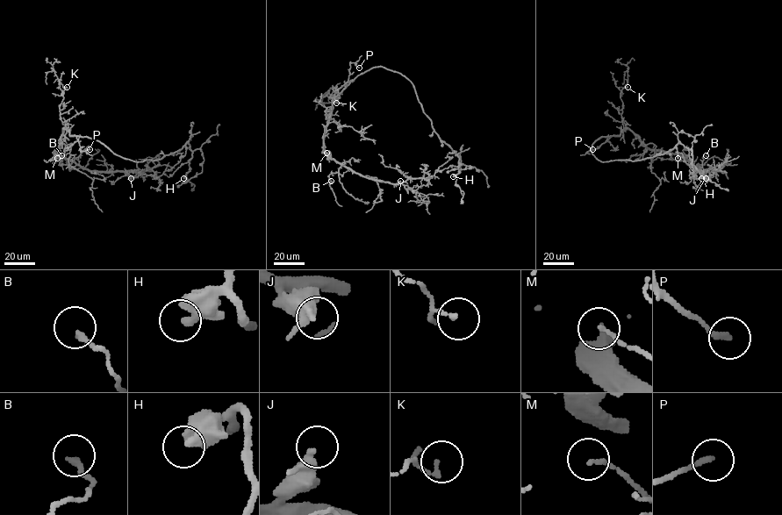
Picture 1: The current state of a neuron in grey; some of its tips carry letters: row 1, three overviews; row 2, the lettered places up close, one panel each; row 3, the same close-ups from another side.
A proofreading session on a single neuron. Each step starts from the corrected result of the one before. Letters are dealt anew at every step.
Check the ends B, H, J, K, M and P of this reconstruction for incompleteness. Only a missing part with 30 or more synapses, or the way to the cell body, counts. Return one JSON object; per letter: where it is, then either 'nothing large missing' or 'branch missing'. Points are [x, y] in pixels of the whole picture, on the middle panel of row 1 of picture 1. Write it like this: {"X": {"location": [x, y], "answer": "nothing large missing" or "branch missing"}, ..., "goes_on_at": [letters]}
{"B": {"location": [331, 181], "answer": "nothing large missing"}, "H": {"location": [453, 176], "answer": "nothing large missing"}, "J": {"location": [400, 181], "answer": "nothing large missing"}, "K": {"location": [336, 103], "answer": "nothing large missing"}, "M": {"location": [326, 153], "answer": "nothing large missing"}, "P": {"location": [359, 67], "answer": "nothing large missing"}, "goes_on_at": []}

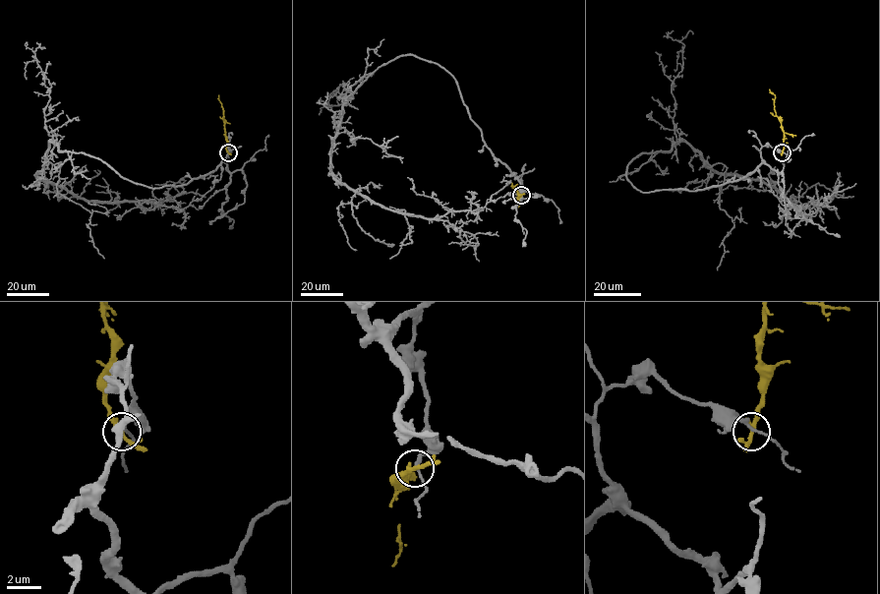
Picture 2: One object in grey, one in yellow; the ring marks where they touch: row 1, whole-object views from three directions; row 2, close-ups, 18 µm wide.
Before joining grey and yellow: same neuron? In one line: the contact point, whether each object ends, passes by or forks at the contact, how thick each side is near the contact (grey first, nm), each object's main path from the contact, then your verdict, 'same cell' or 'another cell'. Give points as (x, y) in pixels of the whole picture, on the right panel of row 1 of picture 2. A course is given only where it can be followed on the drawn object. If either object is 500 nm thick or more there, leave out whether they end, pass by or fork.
(782, 152) | grey passes by | yellow passes by | 180/240 nm | grey via (782, 152), (697, 191), (626, 175), (686, 142), (808, 207), (762, 179) | yellow via (782, 152), (784, 132), (774, 109), (775, 95), (769, 89) | another cell

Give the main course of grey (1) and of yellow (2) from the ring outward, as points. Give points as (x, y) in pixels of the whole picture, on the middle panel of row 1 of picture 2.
1: (521, 195), (437, 64), (396, 57), (343, 105), (332, 175), (385, 207), (481, 210), (503, 176)
2: (521, 195), (518, 196), (512, 183)

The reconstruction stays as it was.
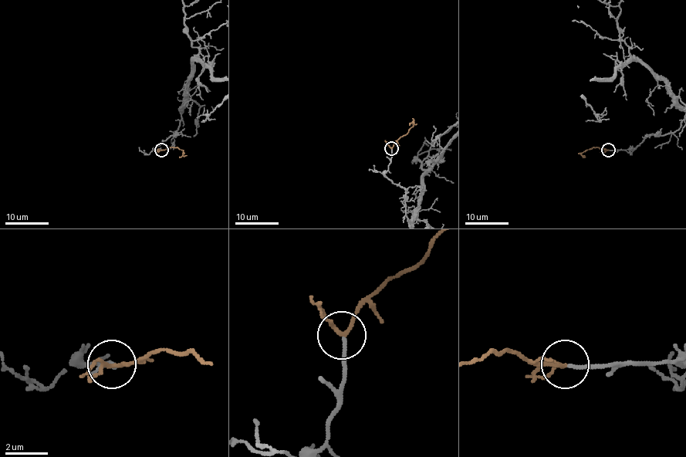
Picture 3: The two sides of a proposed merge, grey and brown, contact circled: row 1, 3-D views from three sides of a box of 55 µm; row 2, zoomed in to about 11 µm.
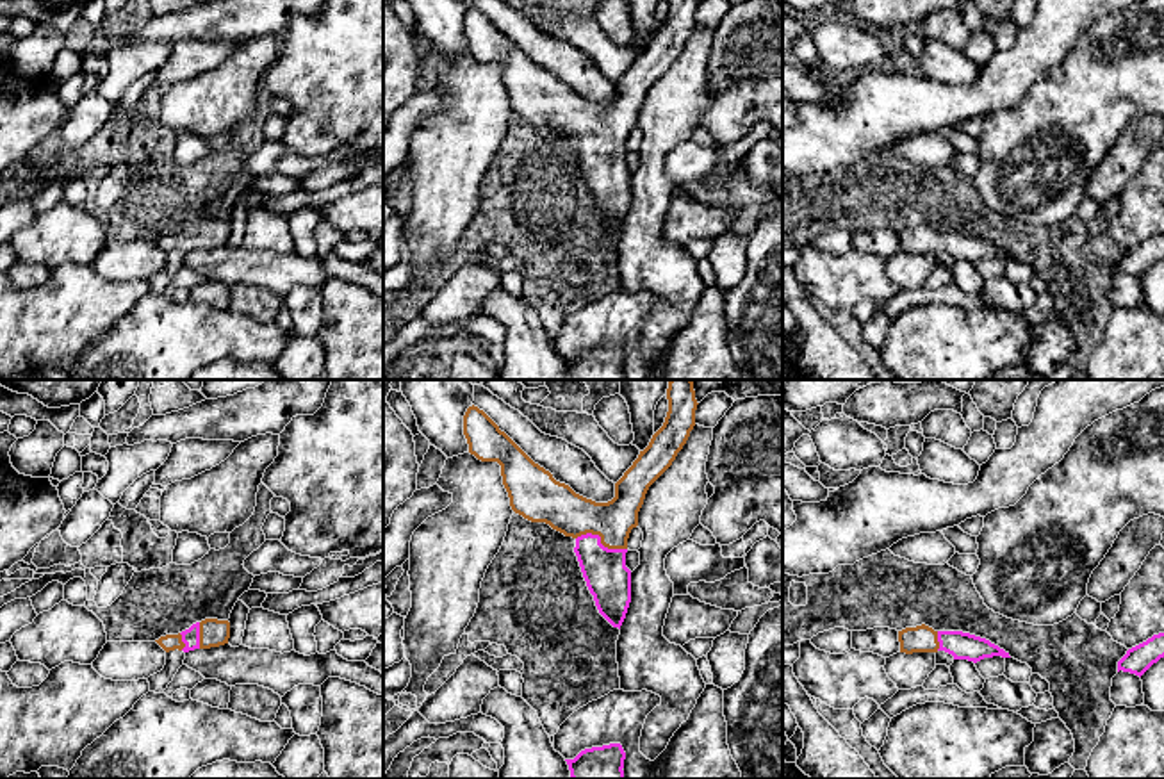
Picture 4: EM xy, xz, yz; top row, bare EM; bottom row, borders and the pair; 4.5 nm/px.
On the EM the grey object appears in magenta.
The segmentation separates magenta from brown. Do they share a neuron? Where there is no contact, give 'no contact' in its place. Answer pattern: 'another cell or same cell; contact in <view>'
same cell; contact in xz

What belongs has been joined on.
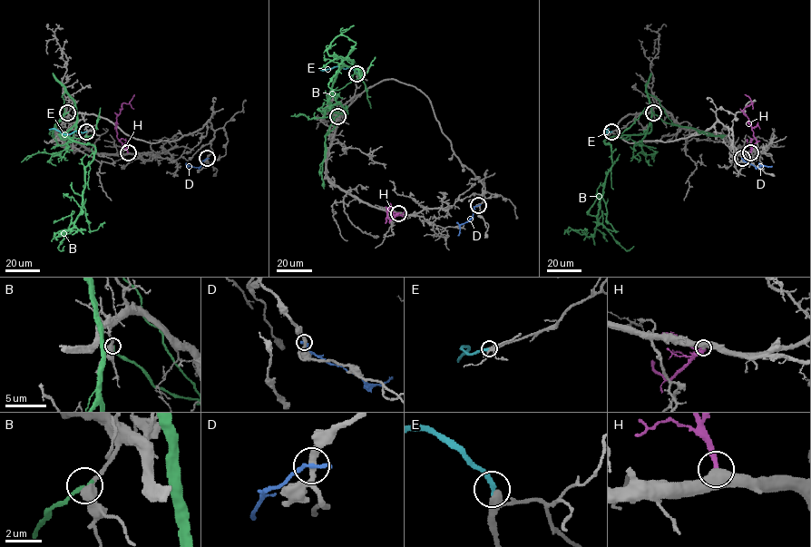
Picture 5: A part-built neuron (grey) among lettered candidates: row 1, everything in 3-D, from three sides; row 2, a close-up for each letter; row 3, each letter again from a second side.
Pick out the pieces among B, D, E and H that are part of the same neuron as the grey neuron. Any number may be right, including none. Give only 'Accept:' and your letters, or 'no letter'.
Accept: E, H

